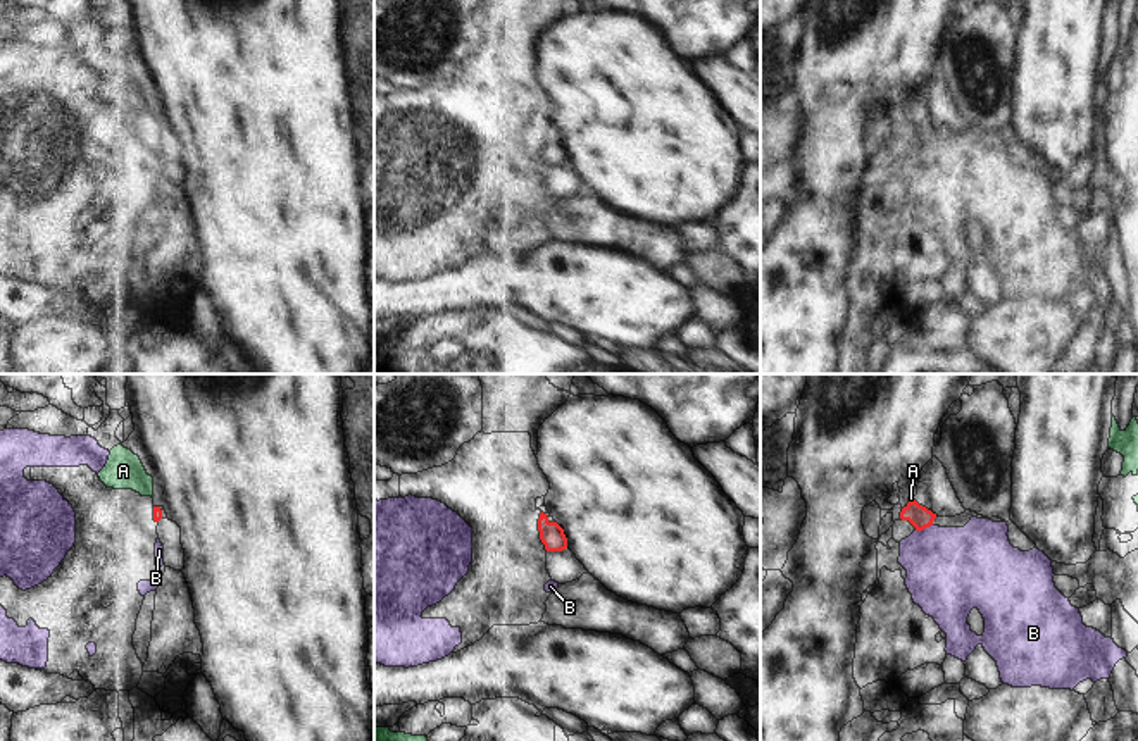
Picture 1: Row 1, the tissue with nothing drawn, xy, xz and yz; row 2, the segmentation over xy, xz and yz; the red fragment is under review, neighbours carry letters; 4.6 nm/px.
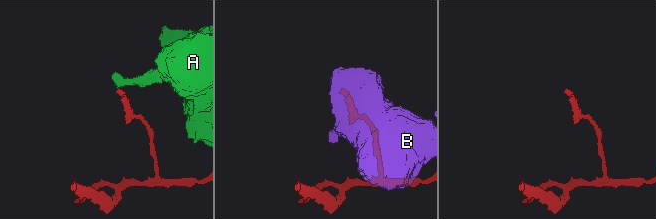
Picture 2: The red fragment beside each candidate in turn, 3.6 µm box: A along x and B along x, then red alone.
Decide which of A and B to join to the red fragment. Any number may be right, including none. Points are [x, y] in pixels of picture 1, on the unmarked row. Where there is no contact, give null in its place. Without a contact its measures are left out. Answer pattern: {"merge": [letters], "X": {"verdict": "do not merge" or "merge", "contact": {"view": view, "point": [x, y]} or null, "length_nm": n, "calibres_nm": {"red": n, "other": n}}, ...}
{"merge": [], "A": {"verdict": "do not merge", "contact": {"view": "yz", "point": [912, 114]}, "length_nm": 30, "calibres_nm": {"red": 100, "other": 20}}, "B": {"verdict": "do not merge", "contact": {"view": "yz", "point": [923, 142]}, "length_nm": 90, "calibres_nm": {"red": 100, "other": 400}}}

